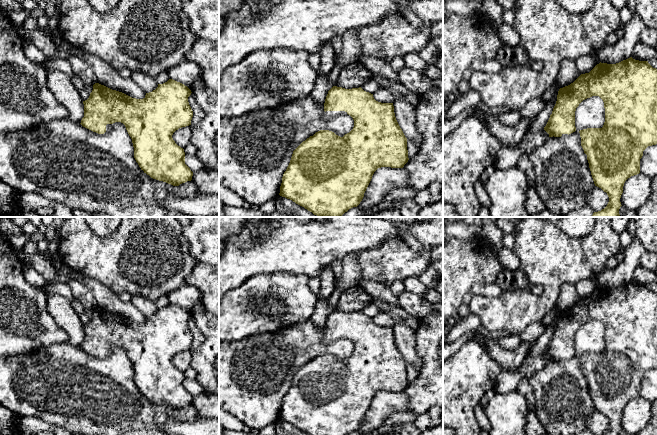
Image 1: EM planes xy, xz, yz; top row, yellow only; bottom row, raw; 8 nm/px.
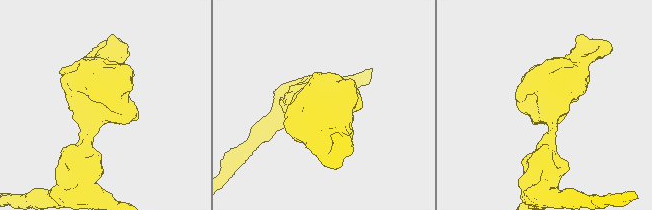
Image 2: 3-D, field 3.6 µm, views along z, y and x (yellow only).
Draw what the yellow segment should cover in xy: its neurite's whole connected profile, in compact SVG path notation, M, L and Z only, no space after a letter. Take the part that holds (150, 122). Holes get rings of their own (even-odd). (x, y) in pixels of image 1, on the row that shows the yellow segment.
M169 79L163 84L158 84L158 87L152 92L146 93L143 99L132 98L122 92L95 83L89 98L83 101L84 117L80 124L98 134L106 134L111 130L113 123L123 123L132 139L134 158L141 170L153 179L166 182L173 186L179 186L182 183L191 181L193 172L185 164L184 149L175 143L172 135L179 128L191 125L193 111L188 102L188 97L191 93L191 90L187 86L173 79Z

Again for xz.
M333 86L329 91L324 103L325 117L331 118L338 115L350 115L354 120L353 129L345 134L343 137L336 135L334 132L329 130L320 130L316 132L313 136L310 136L305 141L303 141L294 151L290 160L290 163L283 174L282 183L280 186L279 195L287 199L292 200L296 204L304 207L308 211L312 212L314 215L319 217L341 217L345 212L353 207L357 207L364 197L364 193L372 179L374 172L381 167L391 167L391 168L403 168L408 162L408 150L407 150L407 138L405 137L402 129L400 128L394 113L393 103L381 103L374 99L373 94L364 91L361 87L345 89L342 87Z

